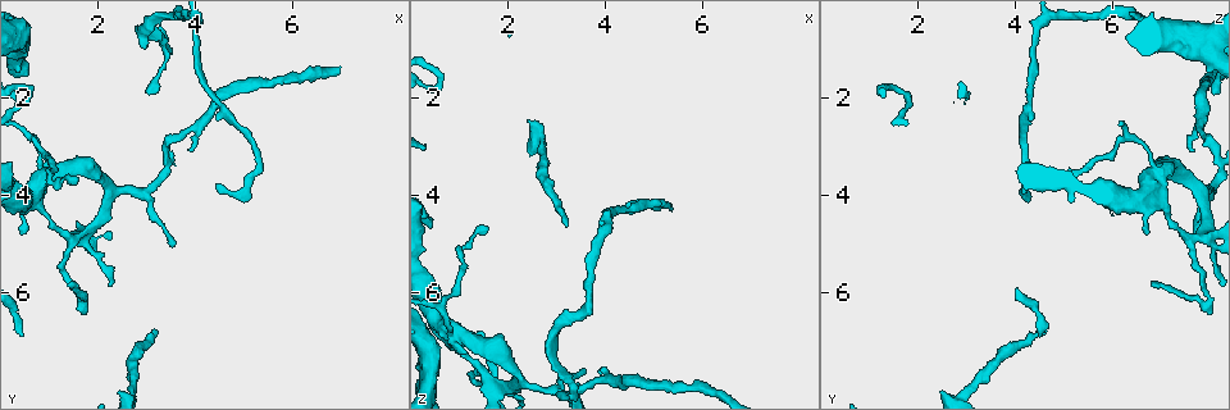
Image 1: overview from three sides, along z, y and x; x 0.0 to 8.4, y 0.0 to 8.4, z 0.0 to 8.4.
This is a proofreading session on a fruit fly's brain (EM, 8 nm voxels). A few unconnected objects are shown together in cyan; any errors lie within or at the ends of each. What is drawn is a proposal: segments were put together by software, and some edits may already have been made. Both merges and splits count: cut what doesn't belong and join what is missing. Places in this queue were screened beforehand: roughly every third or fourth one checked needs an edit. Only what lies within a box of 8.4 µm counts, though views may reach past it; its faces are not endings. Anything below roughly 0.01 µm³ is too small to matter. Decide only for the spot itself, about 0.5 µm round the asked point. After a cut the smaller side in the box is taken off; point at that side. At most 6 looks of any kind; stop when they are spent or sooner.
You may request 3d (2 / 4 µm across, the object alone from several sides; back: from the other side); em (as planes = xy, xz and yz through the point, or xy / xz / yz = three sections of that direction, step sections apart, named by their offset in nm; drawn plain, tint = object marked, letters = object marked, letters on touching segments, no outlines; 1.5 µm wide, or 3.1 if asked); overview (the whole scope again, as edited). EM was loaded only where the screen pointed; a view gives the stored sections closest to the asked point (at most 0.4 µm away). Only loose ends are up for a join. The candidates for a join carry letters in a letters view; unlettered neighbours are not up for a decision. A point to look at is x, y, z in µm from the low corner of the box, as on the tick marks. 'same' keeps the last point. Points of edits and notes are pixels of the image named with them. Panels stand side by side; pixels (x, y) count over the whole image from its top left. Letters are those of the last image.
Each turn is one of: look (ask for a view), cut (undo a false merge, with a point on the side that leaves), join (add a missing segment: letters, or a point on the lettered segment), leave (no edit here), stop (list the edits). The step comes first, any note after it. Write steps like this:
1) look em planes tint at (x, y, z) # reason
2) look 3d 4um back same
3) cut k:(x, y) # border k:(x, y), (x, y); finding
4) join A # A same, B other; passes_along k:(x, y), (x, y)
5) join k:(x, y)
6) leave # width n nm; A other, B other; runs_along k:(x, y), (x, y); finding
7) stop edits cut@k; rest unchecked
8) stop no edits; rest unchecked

look 3d 2um at (3.55, 5.10, 7.65) # thin end

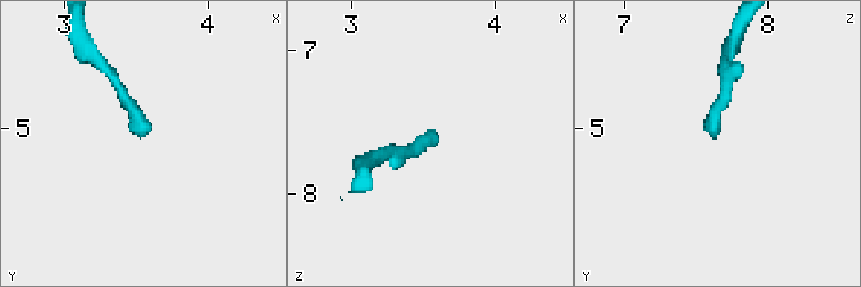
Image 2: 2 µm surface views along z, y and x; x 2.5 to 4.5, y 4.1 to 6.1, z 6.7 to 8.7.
look em xz step 8 letters at (3.54, 5.06, 7.68)

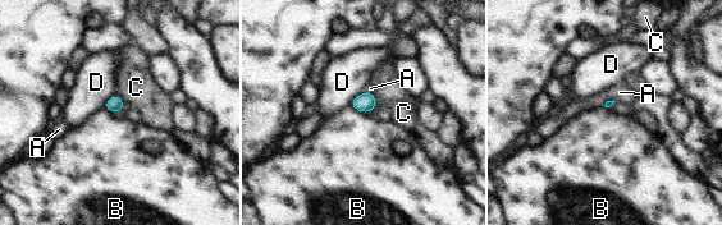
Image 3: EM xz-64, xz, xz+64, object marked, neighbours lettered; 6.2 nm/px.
leave # A other, B other, C other, D other; border 3:(350, 106), (370, 113); no lettered segment goes on from it

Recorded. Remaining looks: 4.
look 3d 4um at (3.80, 3.05, 7.65) # thin end

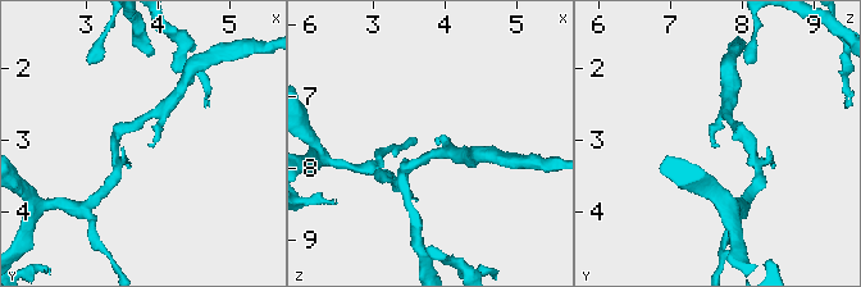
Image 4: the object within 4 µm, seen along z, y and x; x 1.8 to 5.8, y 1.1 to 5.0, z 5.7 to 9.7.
look em xy step 8 letters at (3.85, 3.10, 7.70) # now the EM

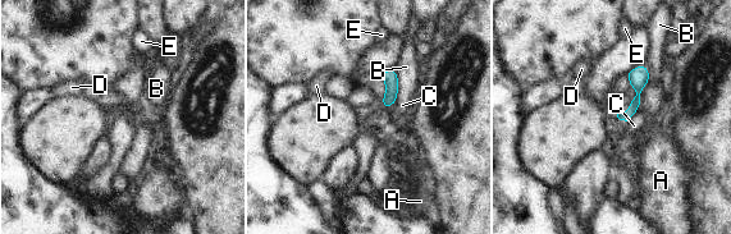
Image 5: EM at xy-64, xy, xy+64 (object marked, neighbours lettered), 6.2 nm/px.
look em planes letters same

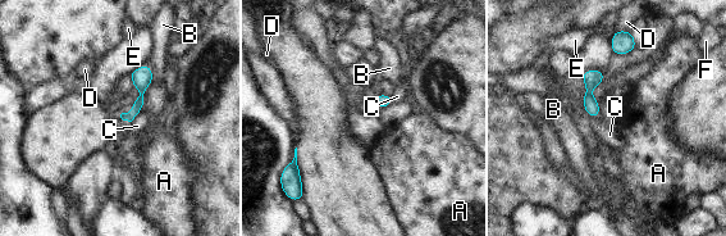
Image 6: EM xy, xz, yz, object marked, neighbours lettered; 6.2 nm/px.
leave # A other, B other, C other, D other, E other, F other; runs_along 6:(145, 68), (141, 99), (126, 117); none of them fits

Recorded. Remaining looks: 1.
look em planes letters at (1.40, 5.90, 6.90) # thin end

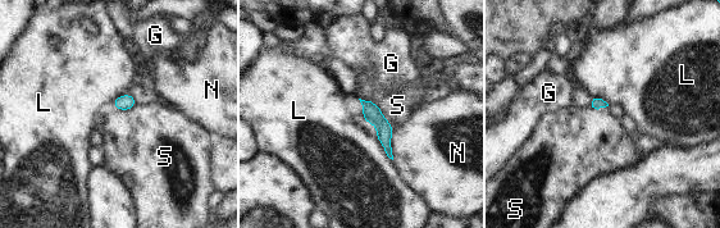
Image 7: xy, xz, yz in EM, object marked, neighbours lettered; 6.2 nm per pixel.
leave # G other, L other, N other, S other; border 7:(359, 97), (373, 101), (393, 128); no lettered segment goes on from it

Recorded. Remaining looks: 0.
stop no edits; rest unchecked

